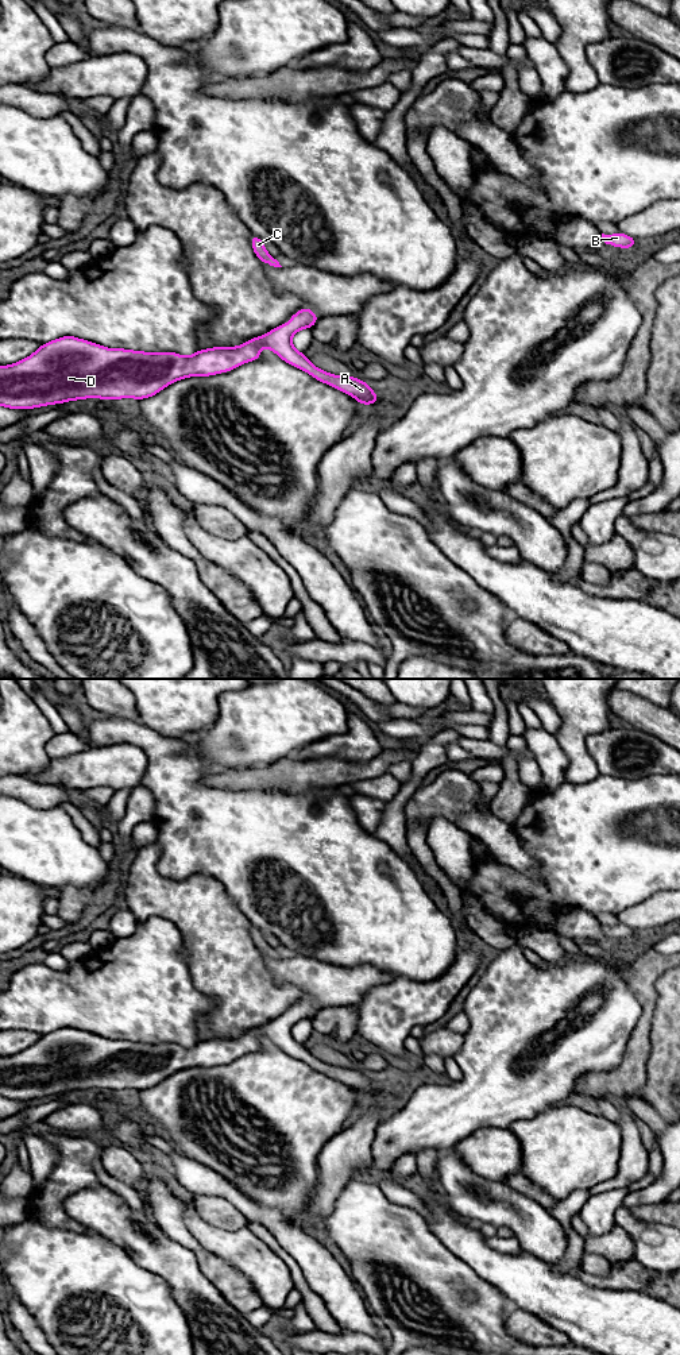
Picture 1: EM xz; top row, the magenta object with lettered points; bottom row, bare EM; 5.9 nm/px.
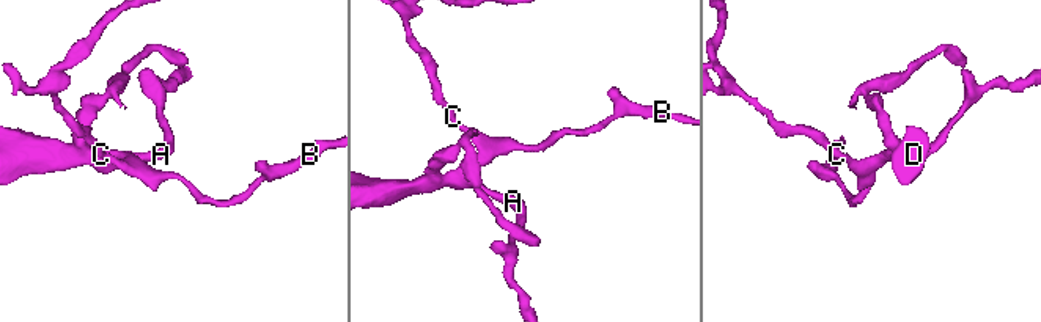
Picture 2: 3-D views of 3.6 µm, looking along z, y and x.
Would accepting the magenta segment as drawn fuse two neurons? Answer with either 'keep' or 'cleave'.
keep

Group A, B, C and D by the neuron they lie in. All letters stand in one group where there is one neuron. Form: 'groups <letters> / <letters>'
groups A B C D

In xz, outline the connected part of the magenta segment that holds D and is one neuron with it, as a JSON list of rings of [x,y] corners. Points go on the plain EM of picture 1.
[[[306,997],[294,1004],[287,1015],[242,1036],[197,1041],[192,1047],[173,1042],[111,1041],[67,1026],[39,1036],[23,1051],[0,1057],[0,1097],[34,1100],[85,1089],[150,1089],[179,1070],[228,1063],[258,1051],[260,1038],[270,1039],[283,1053],[353,1088],[360,1096],[379,1093],[368,1074],[356,1068],[322,1062],[291,1036],[295,1023],[310,1020],[318,1011]]]

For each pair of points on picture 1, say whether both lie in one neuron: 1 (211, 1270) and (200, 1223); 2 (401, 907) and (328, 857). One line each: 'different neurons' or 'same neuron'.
1: different neurons
2: same neuron

